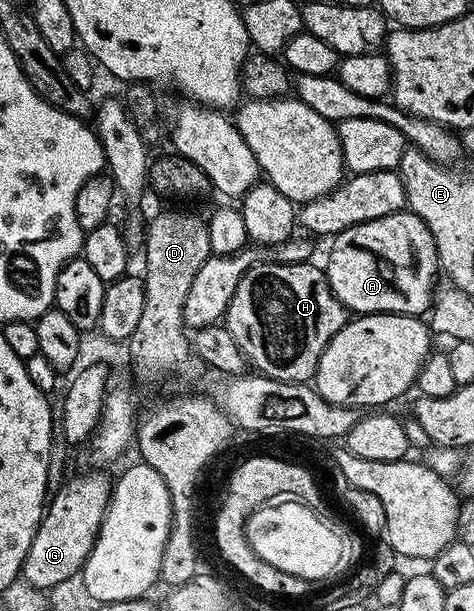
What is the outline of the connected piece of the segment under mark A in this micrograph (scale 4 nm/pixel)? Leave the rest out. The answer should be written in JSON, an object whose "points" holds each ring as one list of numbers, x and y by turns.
{"points":[[402,211,392,213,383,219,371,219,355,227,347,227,332,238,329,249,329,262,324,262,325,277,331,291,345,305,346,310,357,315,366,313,402,313,408,317,421,317,428,314,435,290,438,288,439,266,435,239,419,215]]}

